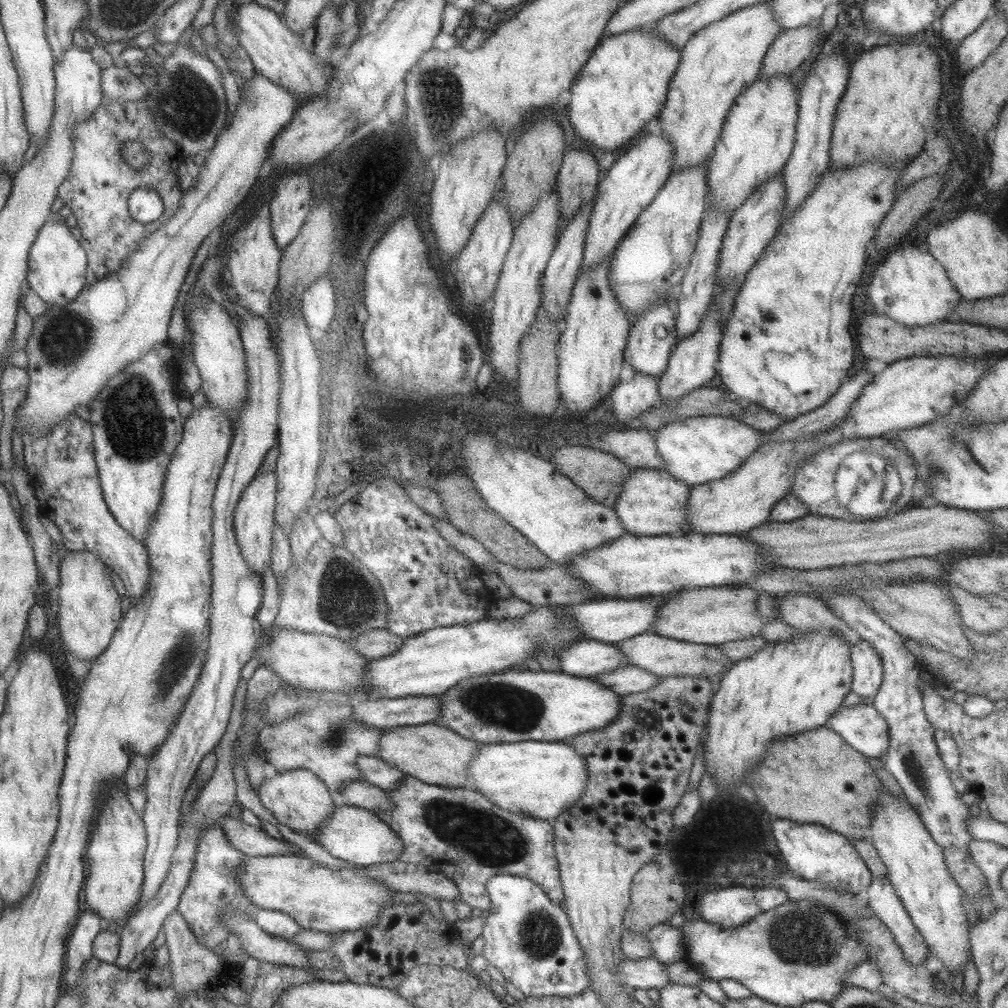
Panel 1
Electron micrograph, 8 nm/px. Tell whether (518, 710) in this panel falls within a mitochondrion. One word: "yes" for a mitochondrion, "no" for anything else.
yes

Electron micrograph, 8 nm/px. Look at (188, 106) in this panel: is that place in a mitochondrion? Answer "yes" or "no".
yes

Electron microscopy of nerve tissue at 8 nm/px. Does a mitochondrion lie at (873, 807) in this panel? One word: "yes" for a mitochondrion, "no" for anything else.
no

